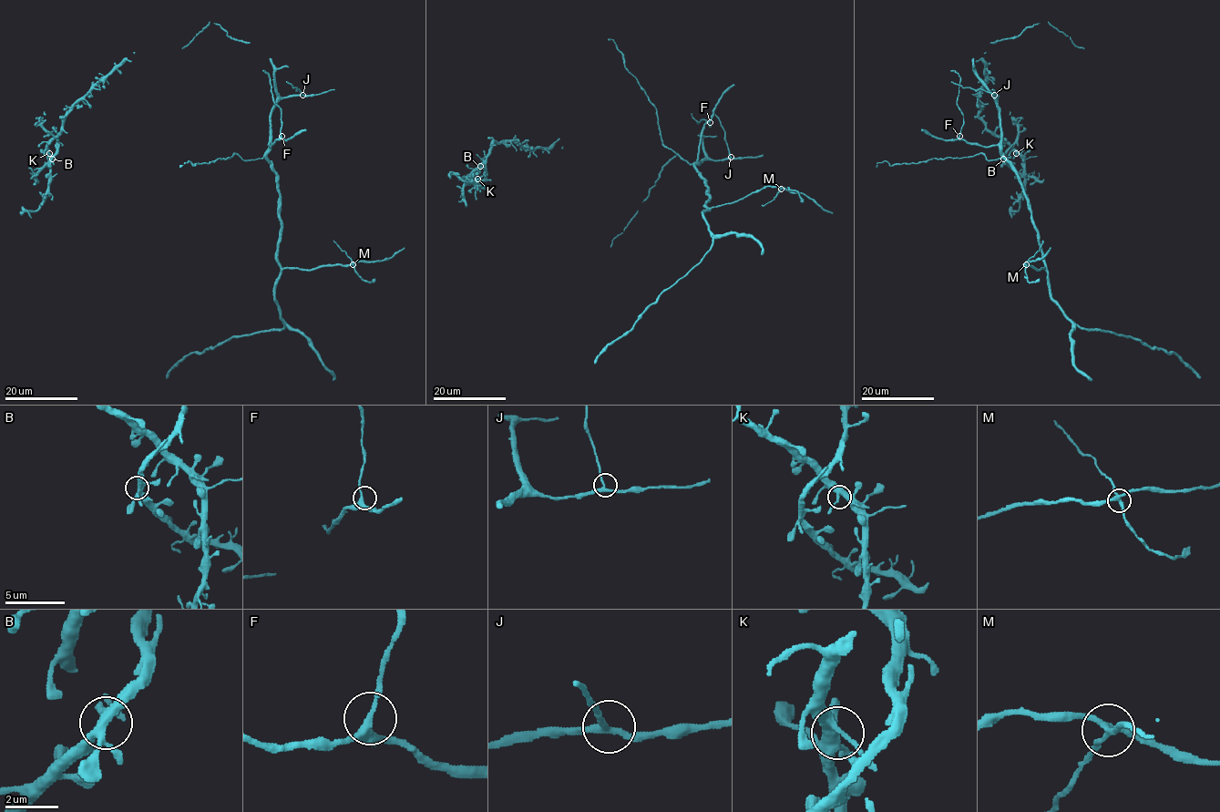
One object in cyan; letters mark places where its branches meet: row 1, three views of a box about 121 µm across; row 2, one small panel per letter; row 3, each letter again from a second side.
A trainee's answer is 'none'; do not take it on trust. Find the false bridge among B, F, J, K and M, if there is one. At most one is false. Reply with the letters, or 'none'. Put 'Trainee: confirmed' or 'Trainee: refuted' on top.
Trainee: refuted
M

